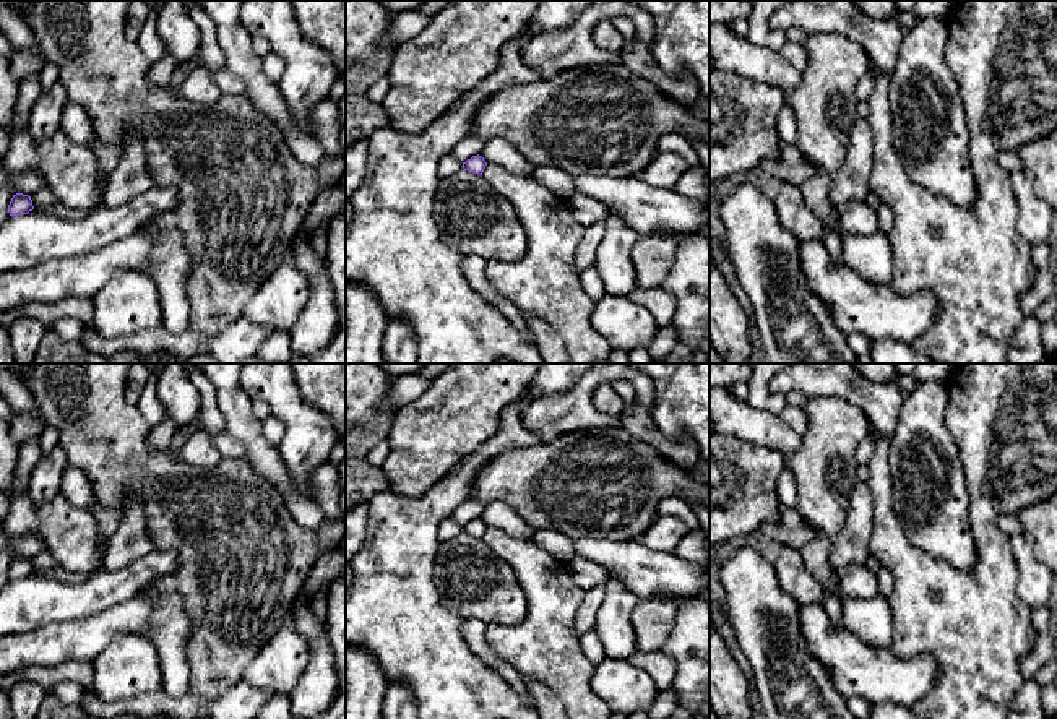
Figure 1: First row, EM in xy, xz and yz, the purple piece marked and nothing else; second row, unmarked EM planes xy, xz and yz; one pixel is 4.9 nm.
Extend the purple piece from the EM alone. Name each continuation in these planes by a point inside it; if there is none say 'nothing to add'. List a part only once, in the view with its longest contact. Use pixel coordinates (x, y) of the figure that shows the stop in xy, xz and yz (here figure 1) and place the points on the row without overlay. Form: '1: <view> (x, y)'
nothing to add

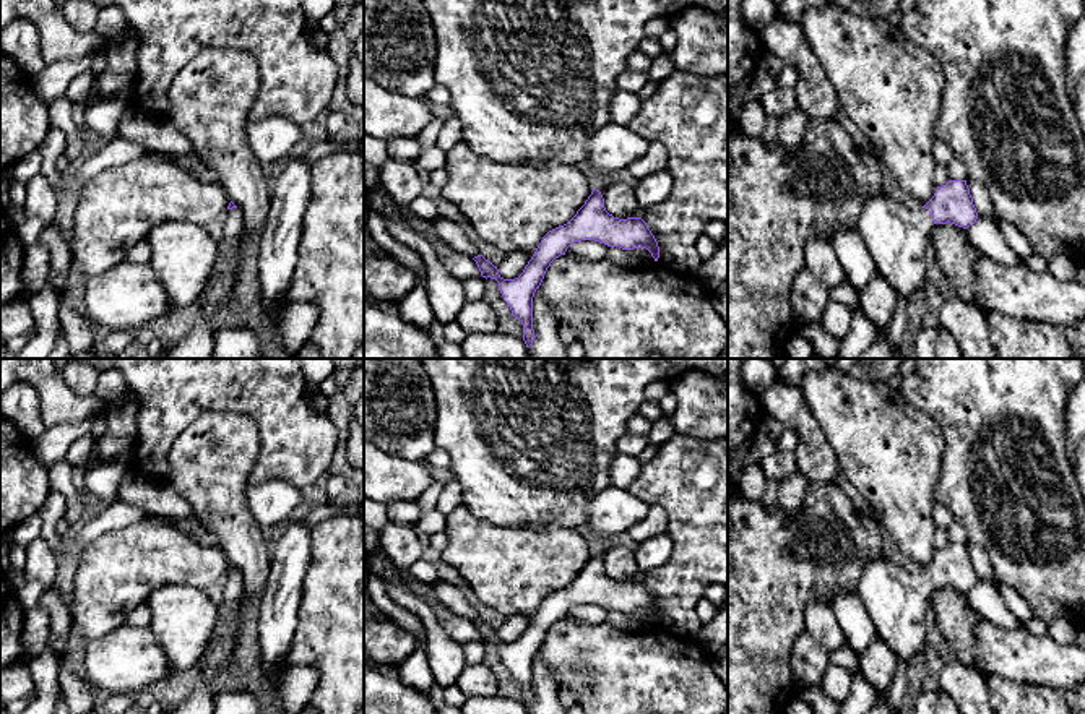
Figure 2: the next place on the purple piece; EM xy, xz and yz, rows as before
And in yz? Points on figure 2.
1: yz (895, 599)

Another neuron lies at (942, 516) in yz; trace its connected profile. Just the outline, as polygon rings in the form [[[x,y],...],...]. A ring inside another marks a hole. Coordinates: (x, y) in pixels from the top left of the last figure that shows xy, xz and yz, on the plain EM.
[[[936,503],[932,519],[937,529],[947,529],[953,523],[953,514],[947,506]]]

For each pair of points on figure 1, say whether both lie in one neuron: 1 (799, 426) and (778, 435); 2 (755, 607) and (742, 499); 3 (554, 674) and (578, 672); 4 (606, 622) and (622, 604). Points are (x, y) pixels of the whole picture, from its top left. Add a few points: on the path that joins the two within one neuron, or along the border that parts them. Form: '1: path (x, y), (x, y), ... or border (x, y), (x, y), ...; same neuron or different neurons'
1: border (778, 416), (799, 435); different neurons
2: border (742, 539), (736, 542); different neurons
3: path (560, 672), (572, 672); same neuron
4: path (611, 617), (617, 609); same neuron

